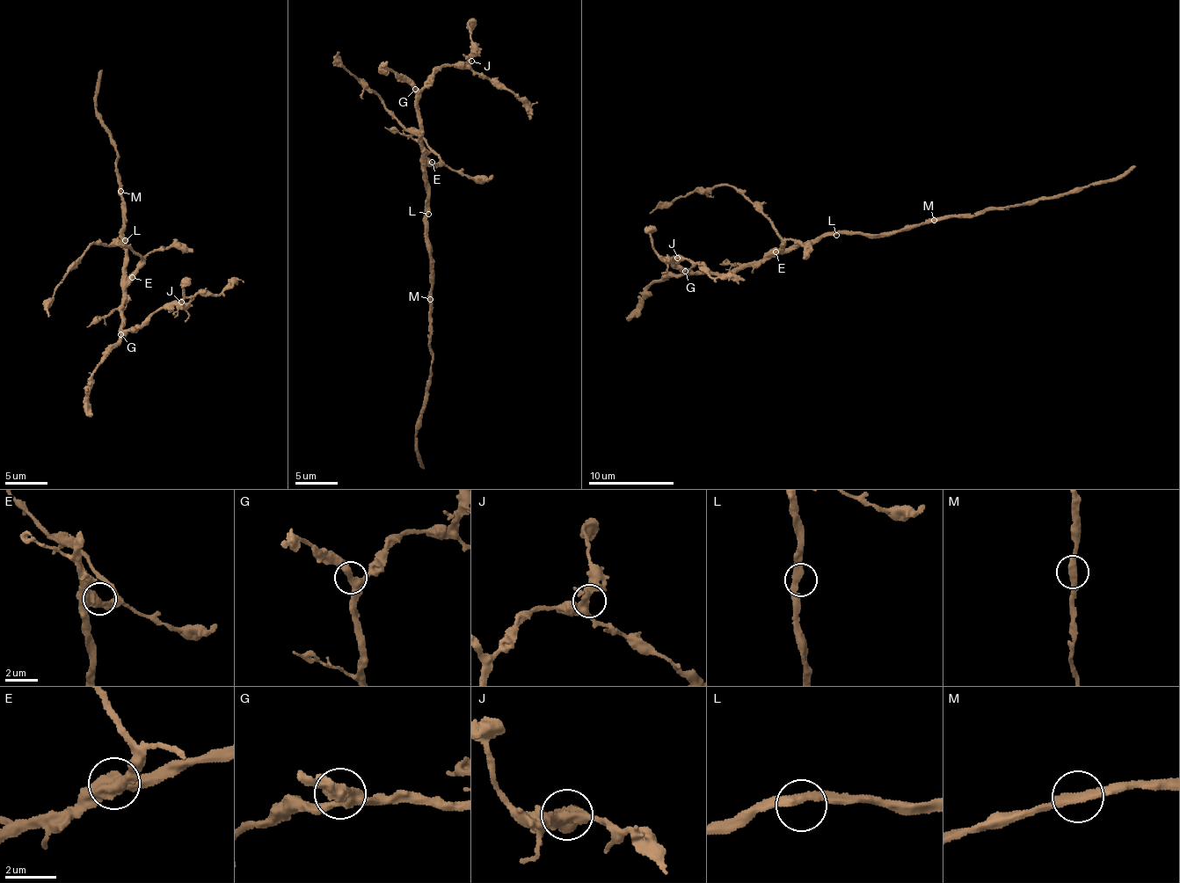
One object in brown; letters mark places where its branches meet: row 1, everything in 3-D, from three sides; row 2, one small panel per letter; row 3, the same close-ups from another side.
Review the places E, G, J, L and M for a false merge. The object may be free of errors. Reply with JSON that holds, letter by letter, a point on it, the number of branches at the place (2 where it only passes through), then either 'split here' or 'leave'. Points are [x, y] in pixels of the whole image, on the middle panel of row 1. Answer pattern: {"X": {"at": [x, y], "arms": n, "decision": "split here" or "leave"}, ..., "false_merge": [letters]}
{"E": {"at": [432, 162], "arms": 2, "decision": "leave"}, "G": {"at": [415, 89], "arms": 3, "decision": "leave"}, "J": {"at": [471, 61], "arms": 4, "decision": "leave"}, "L": {"at": [428, 214], "arms": 2, "decision": "leave"}, "M": {"at": [430, 299], "arms": 2, "decision": "leave"}, "false_merge": []}

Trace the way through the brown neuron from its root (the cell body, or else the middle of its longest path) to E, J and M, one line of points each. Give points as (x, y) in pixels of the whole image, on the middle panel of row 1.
E: (426, 211), (426, 169), (432, 162)
J: (426, 211), (426, 157), (420, 142), (417, 96), (434, 70), (471, 61)
M: (426, 211), (426, 237), (433, 272), (429, 299)

